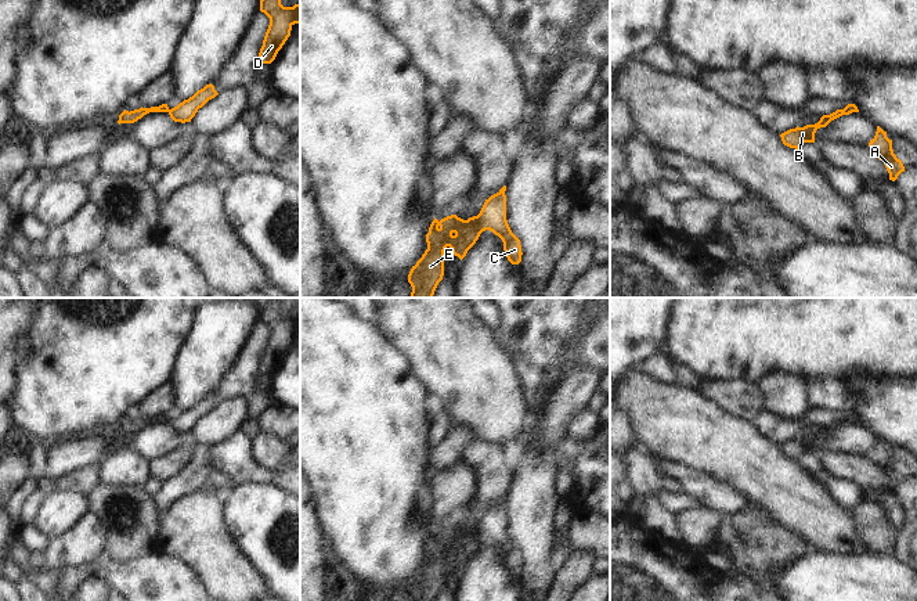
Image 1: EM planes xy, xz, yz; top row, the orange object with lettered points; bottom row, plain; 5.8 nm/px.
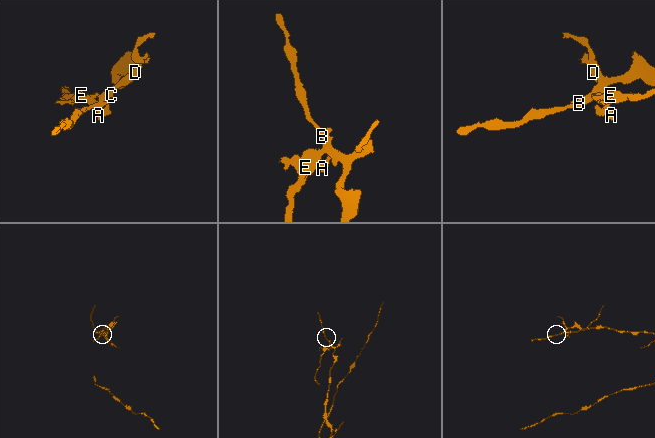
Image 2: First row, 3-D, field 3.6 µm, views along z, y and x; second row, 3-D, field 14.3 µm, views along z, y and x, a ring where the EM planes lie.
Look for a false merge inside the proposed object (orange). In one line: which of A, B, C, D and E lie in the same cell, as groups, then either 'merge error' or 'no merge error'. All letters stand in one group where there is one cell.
A E / B C D; merge error

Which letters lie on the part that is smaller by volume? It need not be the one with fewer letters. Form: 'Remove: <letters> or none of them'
Remove: A, E.

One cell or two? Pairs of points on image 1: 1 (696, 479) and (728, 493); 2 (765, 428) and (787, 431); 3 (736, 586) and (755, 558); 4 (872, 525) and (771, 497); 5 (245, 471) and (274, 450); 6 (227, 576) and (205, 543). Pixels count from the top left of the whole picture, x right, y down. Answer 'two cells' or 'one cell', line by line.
1: one cell
2: one cell
3: two cells
4: two cells
5: two cells
6: one cell

